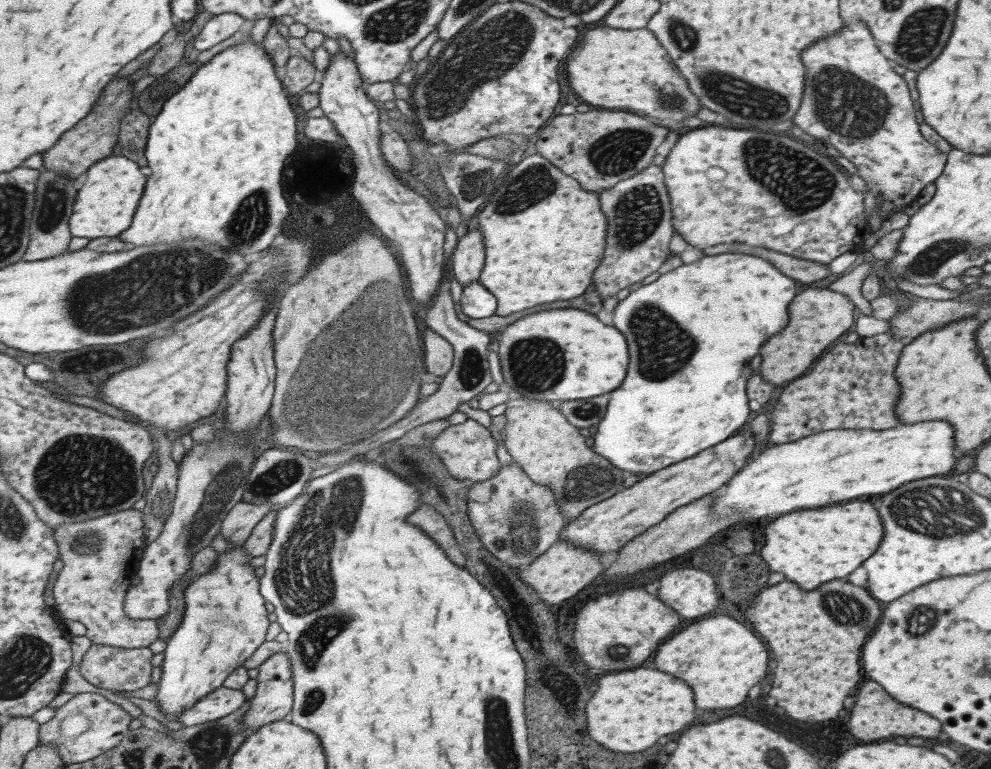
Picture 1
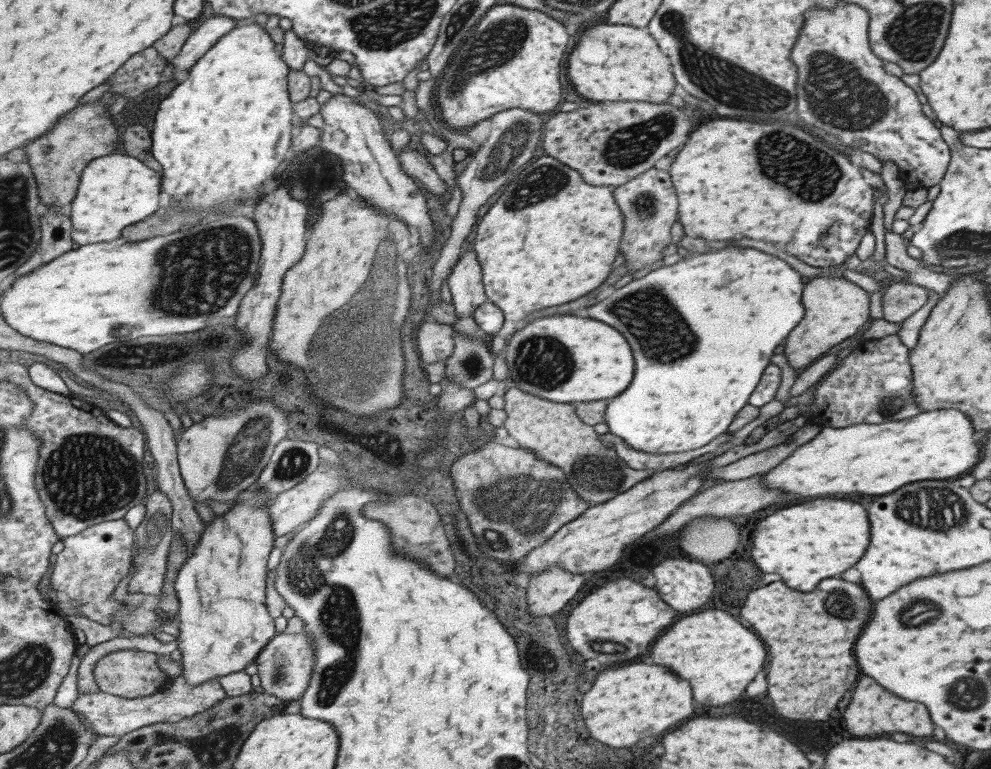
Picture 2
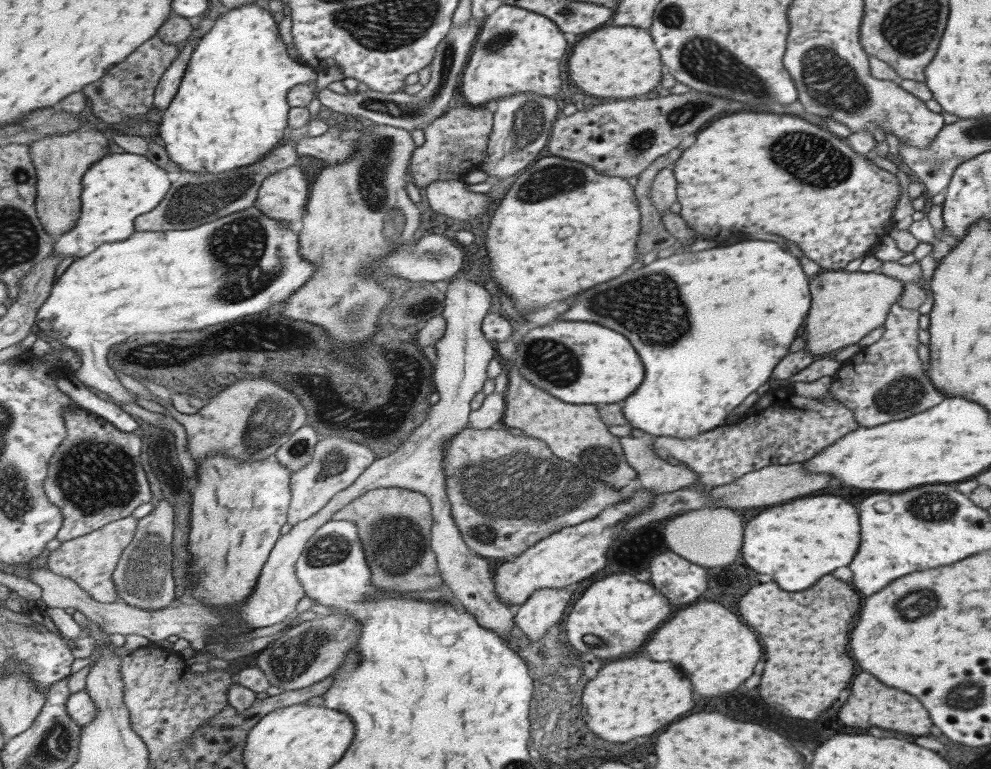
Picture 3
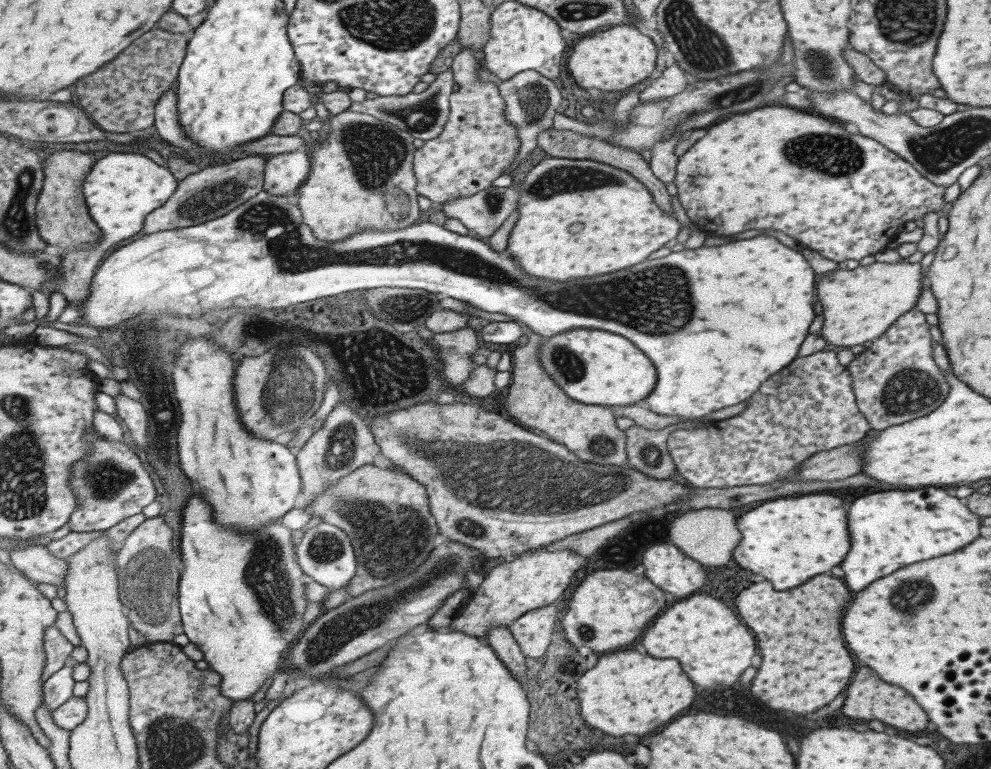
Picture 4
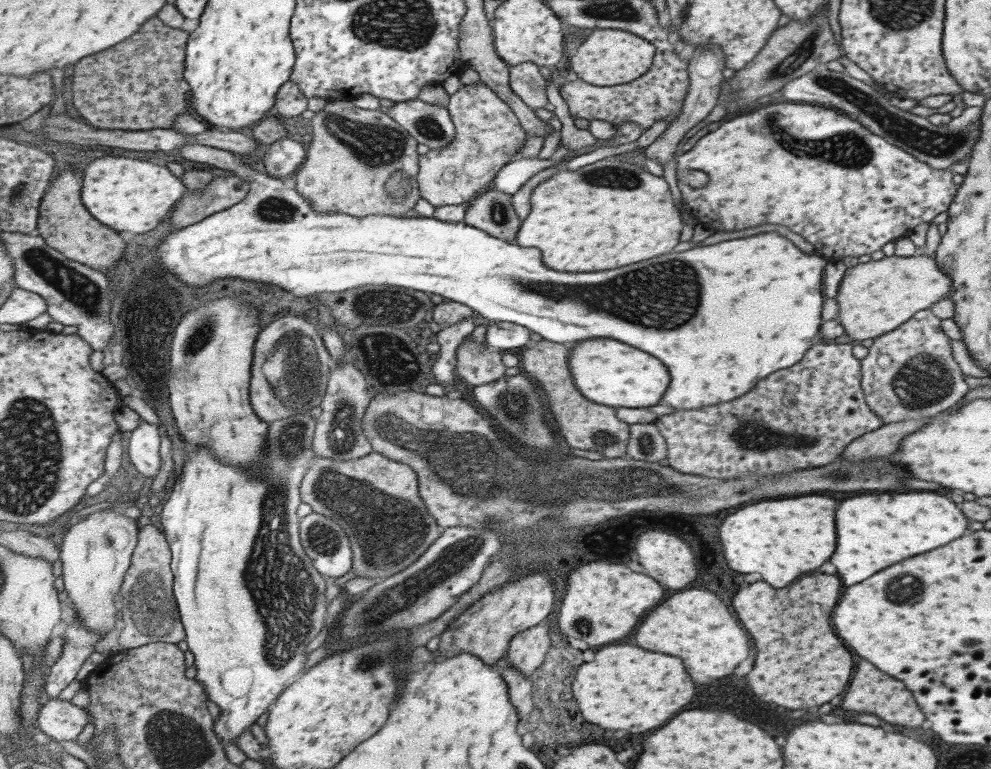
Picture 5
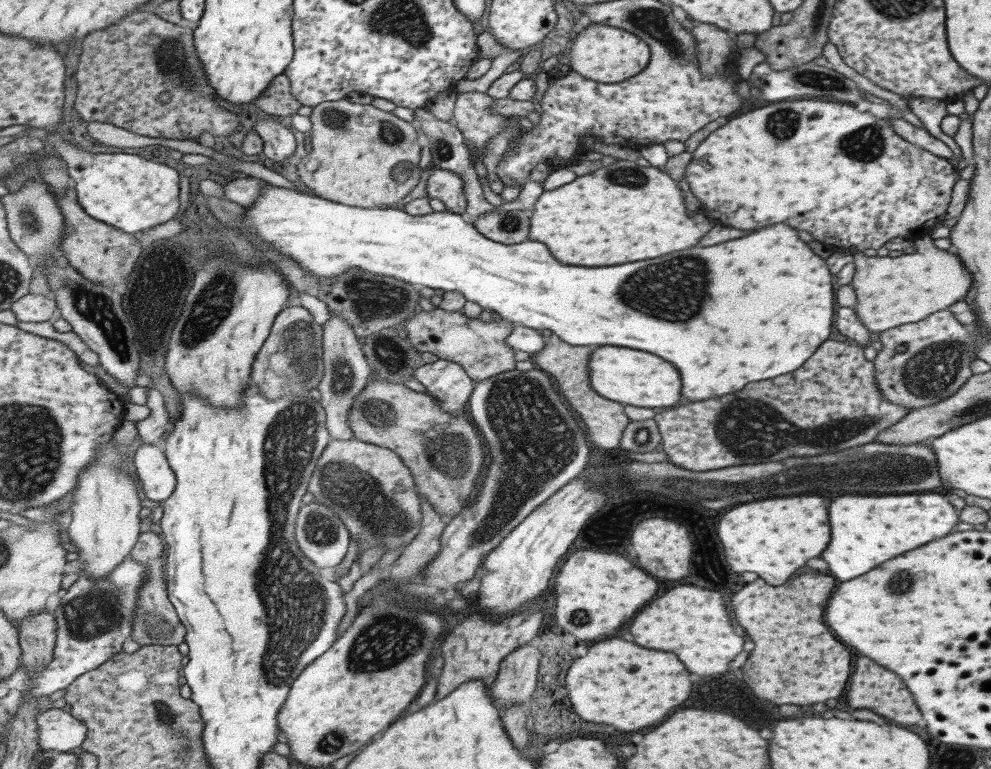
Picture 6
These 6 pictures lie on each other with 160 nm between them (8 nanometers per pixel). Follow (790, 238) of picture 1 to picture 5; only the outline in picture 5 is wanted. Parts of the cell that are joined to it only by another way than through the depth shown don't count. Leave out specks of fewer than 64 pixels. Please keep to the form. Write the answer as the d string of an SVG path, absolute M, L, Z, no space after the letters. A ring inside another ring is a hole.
M773 104L773 106L765 106L759 108L755 112L737 116L723 122L721 126L715 126L713 132L705 134L699 138L692 146L691 150L676 156L676 183L681 192L684 208L699 222L709 226L711 230L717 232L731 232L731 230L743 230L743 228L751 228L751 226L761 226L761 224L781 224L785 228L789 228L791 232L799 234L801 238L805 238L811 246L814 247L821 258L825 258L827 263L835 263L841 261L844 257L858 258L863 255L870 255L875 250L881 250L884 244L889 240L899 237L907 237L917 224L922 222L931 222L937 214L945 212L948 209L951 199L955 196L958 186L951 181L953 172L951 170L933 170L924 162L919 162L907 152L901 151L892 144L887 143L882 137L875 136L865 127L859 125L856 120L849 118L836 109L817 105L807 106L807 104ZM685 170L701 170L709 176L707 186L703 188L691 188L683 182L683 172Z

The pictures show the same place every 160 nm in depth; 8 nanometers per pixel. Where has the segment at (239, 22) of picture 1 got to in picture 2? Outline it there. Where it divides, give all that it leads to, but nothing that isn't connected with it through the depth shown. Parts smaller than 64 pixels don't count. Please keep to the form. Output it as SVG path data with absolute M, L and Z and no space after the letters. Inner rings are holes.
M215 15L197 27L187 39L181 52L171 62L175 72L169 78L181 81L201 58L211 50L217 42L235 30L237 20L228 16Z

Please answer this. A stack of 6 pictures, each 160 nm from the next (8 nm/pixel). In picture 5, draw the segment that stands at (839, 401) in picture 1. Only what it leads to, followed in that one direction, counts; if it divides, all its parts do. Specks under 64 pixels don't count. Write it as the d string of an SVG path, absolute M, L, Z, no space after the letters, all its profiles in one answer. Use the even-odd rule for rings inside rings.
M929 309L917 311L909 320L891 332L872 339L872 344L867 347L867 355L862 360L859 359L860 387L864 393L865 404L882 420L882 424L911 418L934 417L952 407L968 391L967 384L961 376L962 373L951 357L949 339L942 333L939 321L940 319Z

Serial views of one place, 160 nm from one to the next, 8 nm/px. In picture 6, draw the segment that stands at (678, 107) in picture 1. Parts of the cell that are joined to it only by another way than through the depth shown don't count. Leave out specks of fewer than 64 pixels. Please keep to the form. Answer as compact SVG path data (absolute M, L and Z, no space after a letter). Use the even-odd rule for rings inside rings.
M590 23L575 37L568 53L568 66L583 78L613 84L641 72L646 67L649 57L649 47L638 36L620 28Z

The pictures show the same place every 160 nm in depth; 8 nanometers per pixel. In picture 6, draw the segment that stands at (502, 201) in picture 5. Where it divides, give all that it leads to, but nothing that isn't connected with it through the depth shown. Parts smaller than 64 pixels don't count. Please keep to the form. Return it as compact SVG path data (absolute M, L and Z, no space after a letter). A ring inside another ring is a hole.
M521 210L489 211L474 224L479 232L503 244L519 244L529 240L531 214Z

